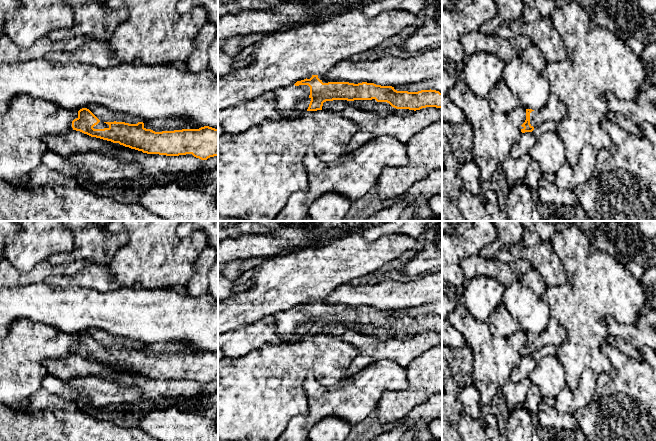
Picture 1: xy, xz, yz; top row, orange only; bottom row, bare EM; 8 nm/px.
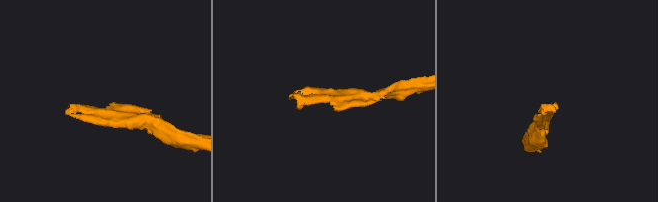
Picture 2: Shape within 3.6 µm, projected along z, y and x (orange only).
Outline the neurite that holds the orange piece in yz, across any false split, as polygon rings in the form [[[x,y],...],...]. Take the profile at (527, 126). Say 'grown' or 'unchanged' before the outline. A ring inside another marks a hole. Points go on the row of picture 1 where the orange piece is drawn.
grown; [[[550,94],[547,103],[539,110],[526,109],[526,120],[521,125],[522,133],[532,132],[535,127],[546,121],[559,122],[567,113],[566,105],[554,94]]]

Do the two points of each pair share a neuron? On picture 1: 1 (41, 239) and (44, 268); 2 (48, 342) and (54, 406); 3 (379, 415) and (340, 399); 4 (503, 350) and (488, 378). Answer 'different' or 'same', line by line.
1: different
2: different
3: different
4: same

